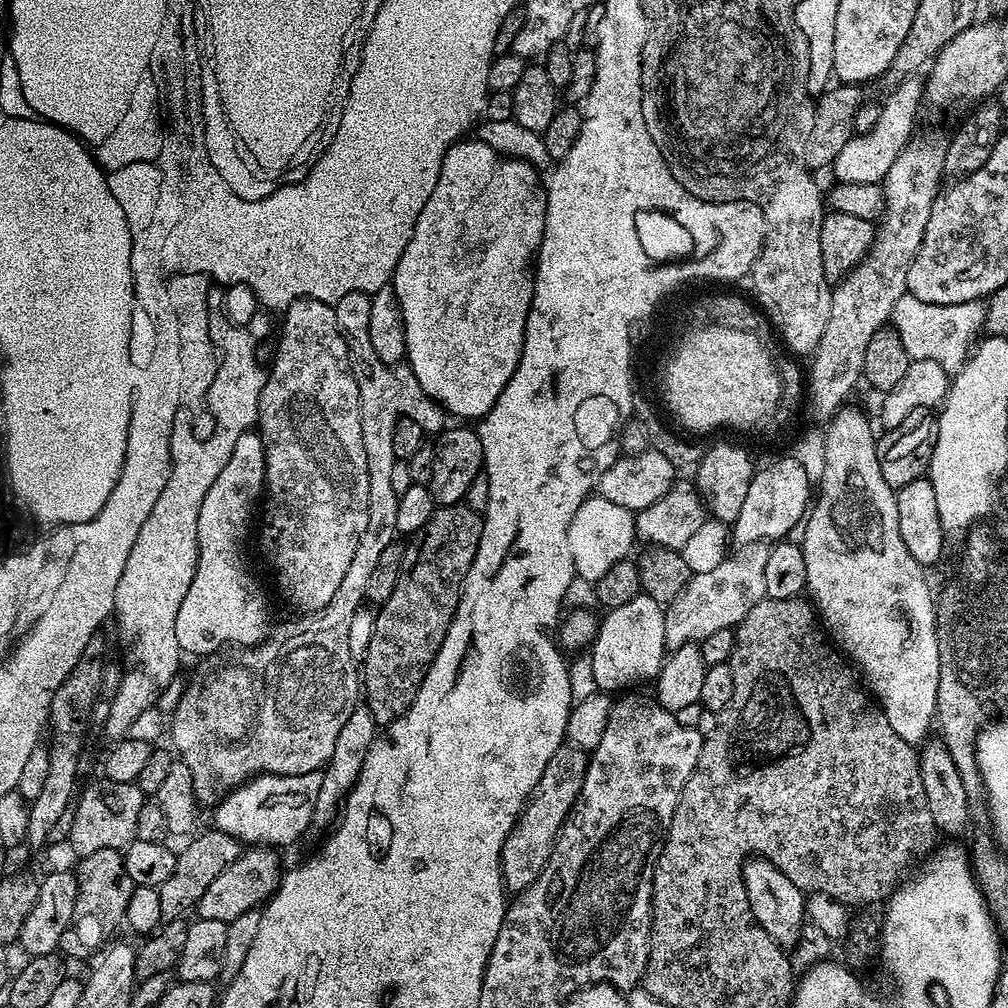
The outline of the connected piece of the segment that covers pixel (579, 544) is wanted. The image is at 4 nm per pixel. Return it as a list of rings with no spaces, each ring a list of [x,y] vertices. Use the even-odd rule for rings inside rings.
[[[589,496],[575,511],[567,531],[567,550],[574,561],[576,575],[595,584],[610,567],[631,555],[630,550],[636,539],[635,513],[615,505],[605,496]]]

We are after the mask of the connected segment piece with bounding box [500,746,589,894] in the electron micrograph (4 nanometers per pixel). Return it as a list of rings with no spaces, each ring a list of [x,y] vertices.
[[[562,746],[546,762],[546,770],[538,782],[538,786],[529,796],[512,833],[500,851],[500,875],[504,887],[509,893],[519,894],[531,888],[532,883],[542,874],[548,864],[552,848],[556,845],[556,837],[560,835],[564,820],[570,814],[578,794],[582,790],[584,772],[588,768],[589,757],[581,749]]]

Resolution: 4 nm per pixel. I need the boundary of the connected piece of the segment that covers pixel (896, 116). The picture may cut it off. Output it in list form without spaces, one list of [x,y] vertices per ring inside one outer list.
[[[919,75],[908,76],[888,94],[885,102],[882,102],[878,120],[873,129],[862,134],[854,134],[846,146],[842,146],[842,151],[838,153],[838,158],[830,165],[830,172],[836,175],[835,179],[842,184],[850,182],[866,182],[867,184],[880,184],[887,176],[887,171],[893,165],[894,160],[898,158],[900,151],[907,146],[909,140],[914,136],[914,124],[916,115],[920,112],[920,104],[925,103],[924,99],[924,80]]]

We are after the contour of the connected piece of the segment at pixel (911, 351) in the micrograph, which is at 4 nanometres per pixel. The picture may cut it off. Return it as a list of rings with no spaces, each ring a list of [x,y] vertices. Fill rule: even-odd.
[[[905,294],[894,306],[890,324],[902,338],[902,346],[906,346],[909,358],[937,360],[946,369],[958,370],[968,359],[974,341],[981,335],[987,313],[987,307],[979,300],[938,306]]]

